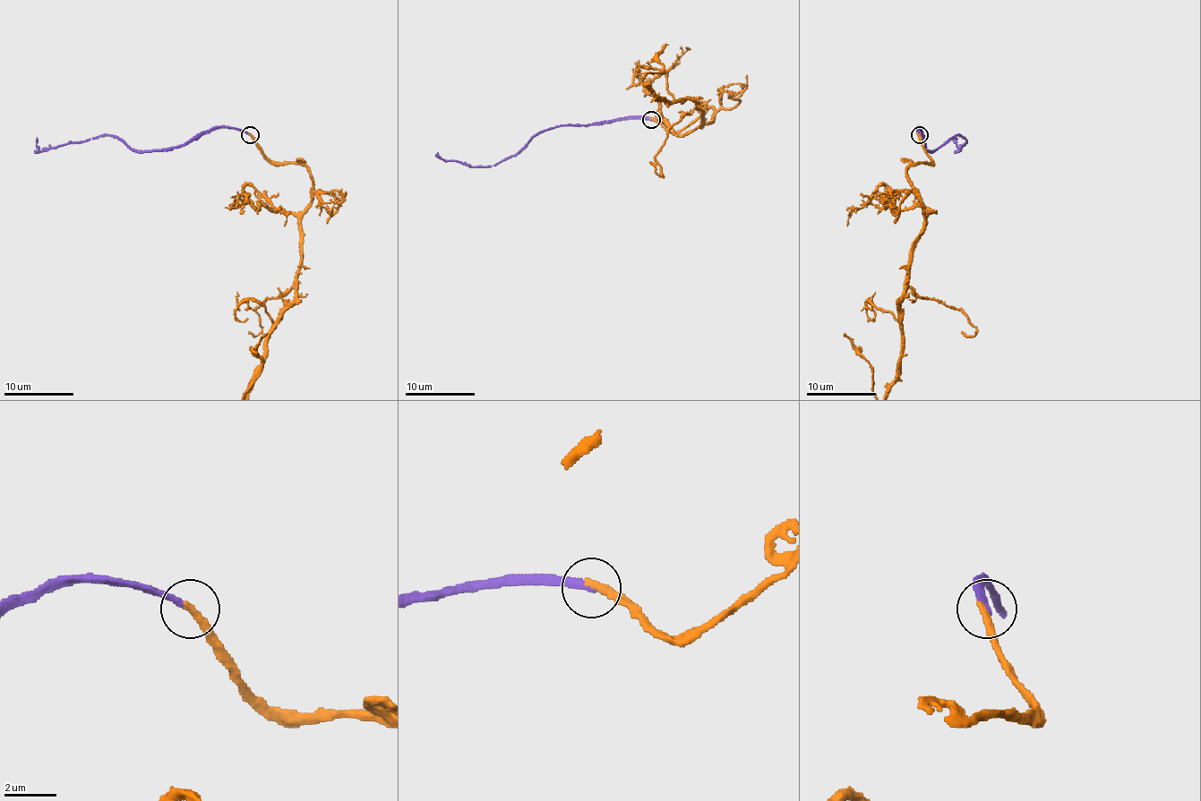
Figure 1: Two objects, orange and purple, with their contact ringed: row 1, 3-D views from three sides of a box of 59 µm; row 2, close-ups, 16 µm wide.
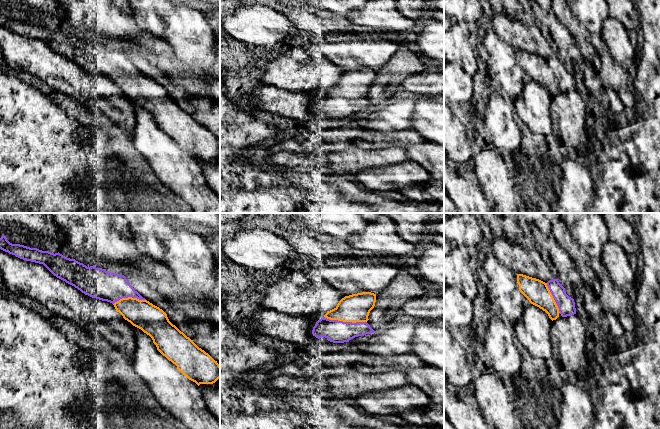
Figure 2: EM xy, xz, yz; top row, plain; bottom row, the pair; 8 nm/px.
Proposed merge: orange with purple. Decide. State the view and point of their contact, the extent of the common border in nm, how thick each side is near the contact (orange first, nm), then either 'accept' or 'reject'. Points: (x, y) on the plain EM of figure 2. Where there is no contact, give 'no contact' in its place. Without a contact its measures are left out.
xz (345, 97) | 340 nm | 220/180 nm | accept

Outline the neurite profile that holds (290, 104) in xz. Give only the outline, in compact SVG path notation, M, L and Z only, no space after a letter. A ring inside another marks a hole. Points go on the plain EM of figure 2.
M265 84L252 88L252 108L295 121L310 121L319 116L312 110L312 106L316 98L324 93L323 90L296 92Z

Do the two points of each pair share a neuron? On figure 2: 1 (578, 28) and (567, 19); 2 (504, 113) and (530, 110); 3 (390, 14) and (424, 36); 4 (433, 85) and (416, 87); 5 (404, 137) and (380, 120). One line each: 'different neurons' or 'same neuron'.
1: same neuron
2: different neurons
3: different neurons
4: same neuron
5: different neurons

